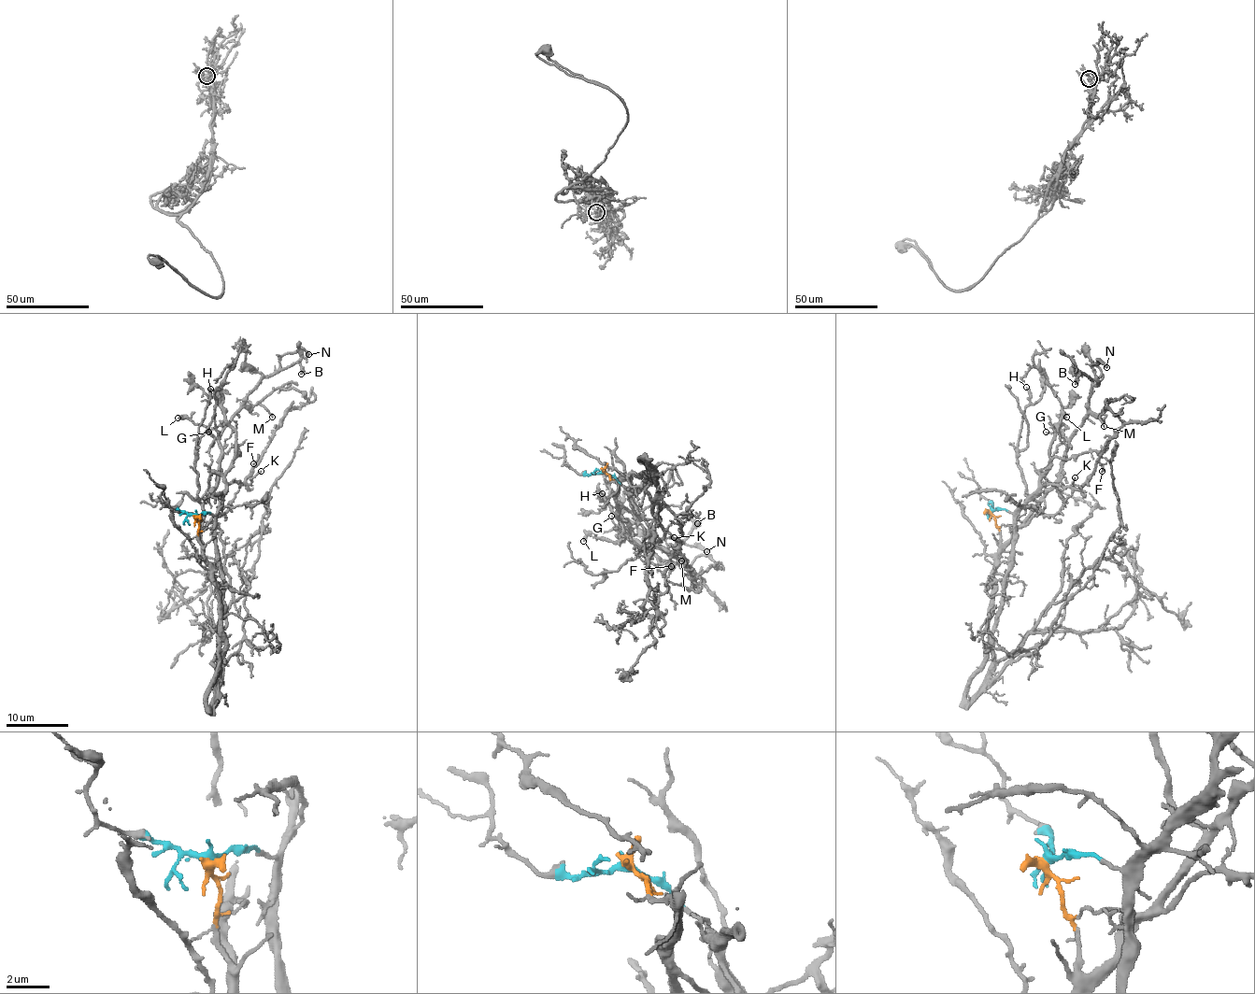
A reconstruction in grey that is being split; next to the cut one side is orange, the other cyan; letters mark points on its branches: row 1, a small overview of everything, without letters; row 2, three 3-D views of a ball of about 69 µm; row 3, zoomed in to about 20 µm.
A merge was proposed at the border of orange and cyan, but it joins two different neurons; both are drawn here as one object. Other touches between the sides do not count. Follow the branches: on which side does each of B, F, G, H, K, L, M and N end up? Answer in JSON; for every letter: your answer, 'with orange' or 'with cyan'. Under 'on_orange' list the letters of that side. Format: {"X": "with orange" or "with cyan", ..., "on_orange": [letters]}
{"B": "with orange", "F": "with cyan", "G": "with orange", "H": "with orange", "K": "with cyan", "L": "with orange", "M": "with orange", "N": "with orange", "on_orange": ["B", "G", "H", "L", "M", "N"]}

